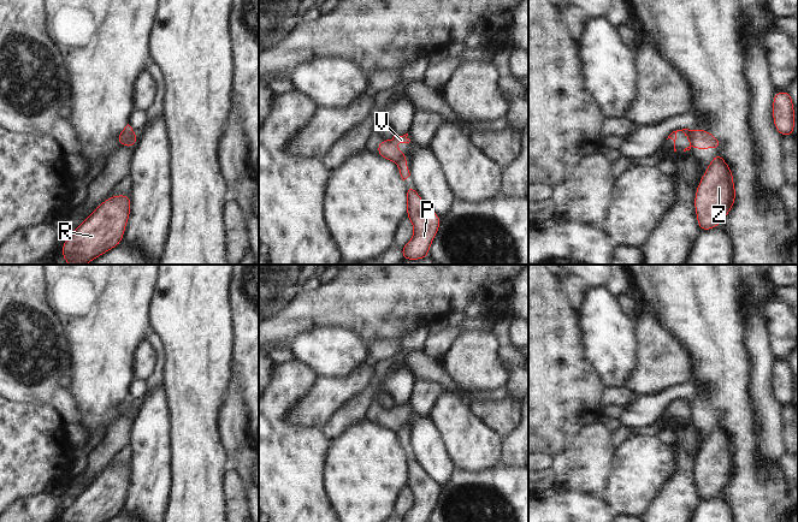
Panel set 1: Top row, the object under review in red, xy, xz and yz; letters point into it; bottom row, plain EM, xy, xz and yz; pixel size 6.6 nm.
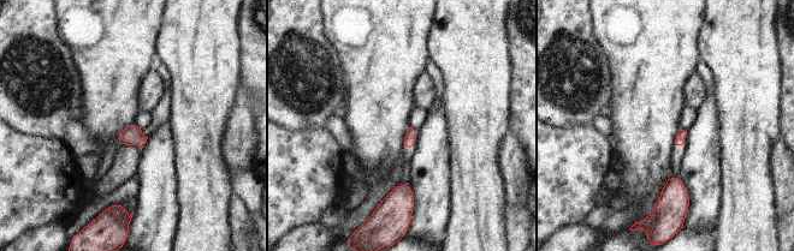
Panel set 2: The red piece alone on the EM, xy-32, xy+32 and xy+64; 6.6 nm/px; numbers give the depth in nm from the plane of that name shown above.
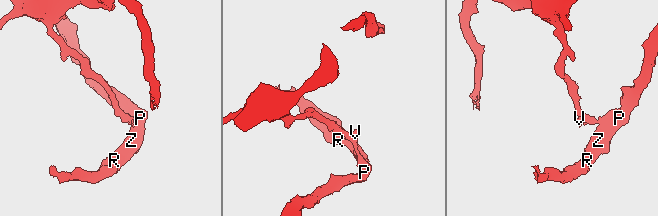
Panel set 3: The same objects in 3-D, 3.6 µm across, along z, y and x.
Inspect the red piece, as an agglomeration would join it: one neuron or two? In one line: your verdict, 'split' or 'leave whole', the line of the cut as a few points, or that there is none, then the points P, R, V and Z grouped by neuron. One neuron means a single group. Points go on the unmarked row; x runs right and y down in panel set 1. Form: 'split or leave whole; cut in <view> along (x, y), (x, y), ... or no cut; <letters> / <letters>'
split; cut in yz along (697, 398), (692, 402), (691, 415); P R Z / V

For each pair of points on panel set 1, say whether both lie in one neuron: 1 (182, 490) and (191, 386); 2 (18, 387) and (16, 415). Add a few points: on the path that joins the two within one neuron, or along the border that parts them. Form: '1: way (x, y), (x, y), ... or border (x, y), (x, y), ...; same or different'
1: way (191, 464), (191, 411); same
2: border (12, 401), (31, 404), (46, 403); different

